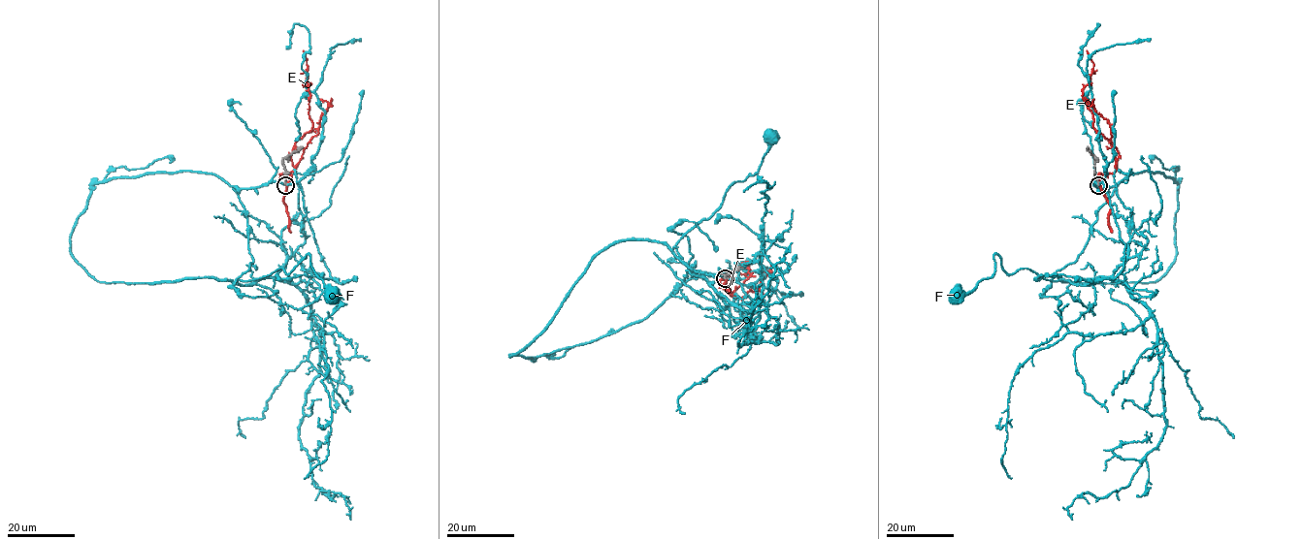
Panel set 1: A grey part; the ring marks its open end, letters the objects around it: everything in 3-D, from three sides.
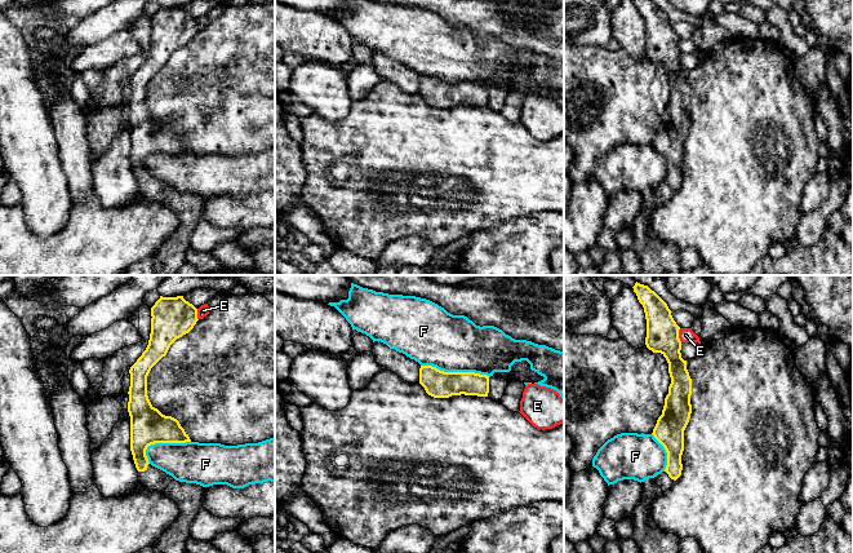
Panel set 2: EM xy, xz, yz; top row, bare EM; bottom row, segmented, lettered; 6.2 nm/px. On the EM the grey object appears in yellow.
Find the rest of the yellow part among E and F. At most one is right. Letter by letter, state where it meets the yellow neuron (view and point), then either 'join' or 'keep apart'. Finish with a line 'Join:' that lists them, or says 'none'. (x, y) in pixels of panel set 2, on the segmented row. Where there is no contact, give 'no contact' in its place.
E: yz (678, 335) | keep apart
F: xz (456, 372) | keep apart
Join: none

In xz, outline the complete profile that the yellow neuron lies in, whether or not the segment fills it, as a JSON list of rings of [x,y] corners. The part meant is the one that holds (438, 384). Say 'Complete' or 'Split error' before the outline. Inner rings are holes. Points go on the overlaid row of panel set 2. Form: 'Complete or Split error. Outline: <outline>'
Complete. Outline: [[[421,366],[419,384],[434,398],[452,395],[488,397],[489,376],[475,372],[444,372],[432,366]]]

